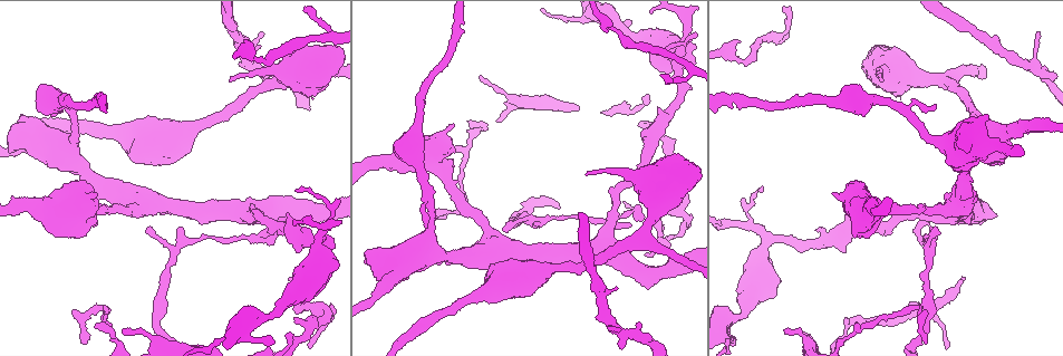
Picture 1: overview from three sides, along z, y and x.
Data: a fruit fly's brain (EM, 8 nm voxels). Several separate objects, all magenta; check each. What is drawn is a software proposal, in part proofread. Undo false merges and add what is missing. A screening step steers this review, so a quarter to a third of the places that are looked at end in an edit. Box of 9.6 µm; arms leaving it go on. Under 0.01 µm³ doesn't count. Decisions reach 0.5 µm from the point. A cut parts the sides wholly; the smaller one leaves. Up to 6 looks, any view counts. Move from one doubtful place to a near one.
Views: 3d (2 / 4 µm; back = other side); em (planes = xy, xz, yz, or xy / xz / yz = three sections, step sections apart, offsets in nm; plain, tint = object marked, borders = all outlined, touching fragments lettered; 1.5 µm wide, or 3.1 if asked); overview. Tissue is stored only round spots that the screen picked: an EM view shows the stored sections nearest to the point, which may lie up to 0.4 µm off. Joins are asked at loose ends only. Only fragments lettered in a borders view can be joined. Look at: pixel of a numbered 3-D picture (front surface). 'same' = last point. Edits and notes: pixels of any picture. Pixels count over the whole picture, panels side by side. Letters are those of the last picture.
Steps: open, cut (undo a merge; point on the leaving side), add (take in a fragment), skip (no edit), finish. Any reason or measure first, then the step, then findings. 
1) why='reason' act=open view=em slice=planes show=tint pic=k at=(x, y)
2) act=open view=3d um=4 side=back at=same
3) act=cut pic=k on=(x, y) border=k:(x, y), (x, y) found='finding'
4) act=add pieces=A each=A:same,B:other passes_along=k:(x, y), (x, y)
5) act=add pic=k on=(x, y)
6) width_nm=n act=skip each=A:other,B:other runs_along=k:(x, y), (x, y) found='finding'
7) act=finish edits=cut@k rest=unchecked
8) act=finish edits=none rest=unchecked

why='a narrow waist' act=open view=em slice=yz step=8 show=borders pic=1 at=(665, 140)

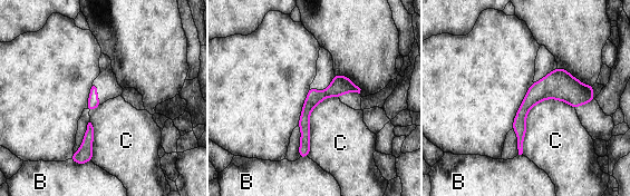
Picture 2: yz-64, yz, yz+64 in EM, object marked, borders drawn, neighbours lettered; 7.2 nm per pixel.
act=skip each=B:other,C:other runs_along=2:(345, 79), (307, 108), (301, 155) found='one neuron here'

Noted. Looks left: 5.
why='an open end' act=open view=em slice=planes show=plain pic=1 at=(1037, 33)

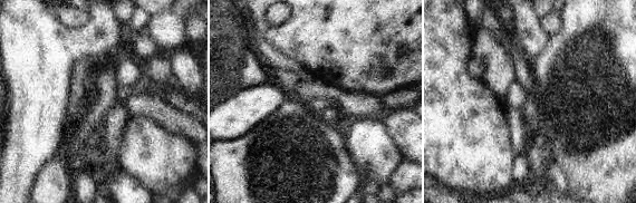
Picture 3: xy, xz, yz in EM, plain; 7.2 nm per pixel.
why='with the object marked' act=open view=em slice=planes show=tint at=same

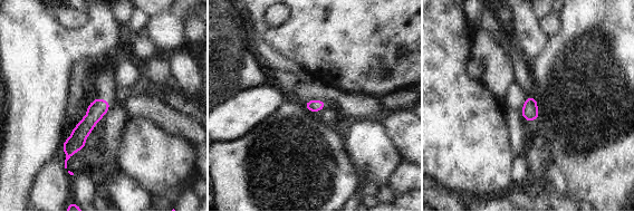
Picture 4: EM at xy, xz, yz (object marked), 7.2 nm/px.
why='see the neighbours' act=open view=em slice=planes show=borders at=same

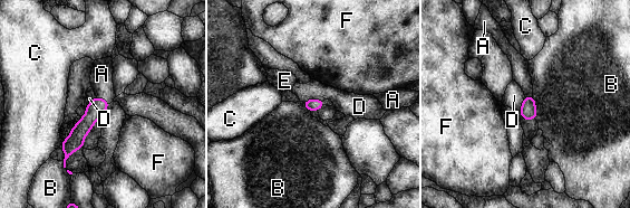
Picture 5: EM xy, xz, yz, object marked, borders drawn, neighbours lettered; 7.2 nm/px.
width_nm=90 act=add pic=5 on=(102, 74) each=A:same,B:other,C:other,D:other,E:other,F:other passes_along=5:(95, 109), (102, 98), (102, 74) found='the neuron continues'

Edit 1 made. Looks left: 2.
why='thin end' act=open view=em slice=planes show=tint pic=1 at=(882, 80)

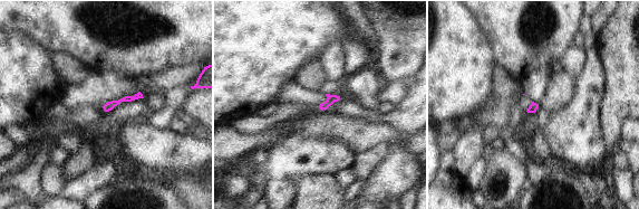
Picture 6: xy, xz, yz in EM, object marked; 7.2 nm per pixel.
act=open view=em slice=planes show=borders at=same

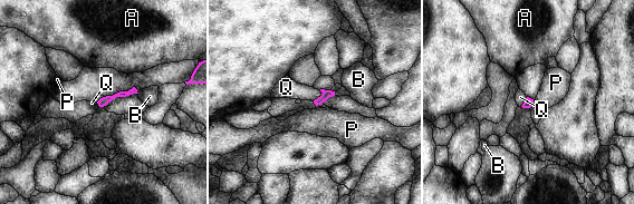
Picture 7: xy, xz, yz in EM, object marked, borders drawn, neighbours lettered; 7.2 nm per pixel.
act=add pic=7 on=(286, 87) each=A:other,B:other,P:other,Q:same passes_along=7:(326, 94), (317, 98), (286, 87) found='it goes on there'

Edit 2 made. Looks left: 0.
act=finish edits=add@5,add@7 rest=unchecked

